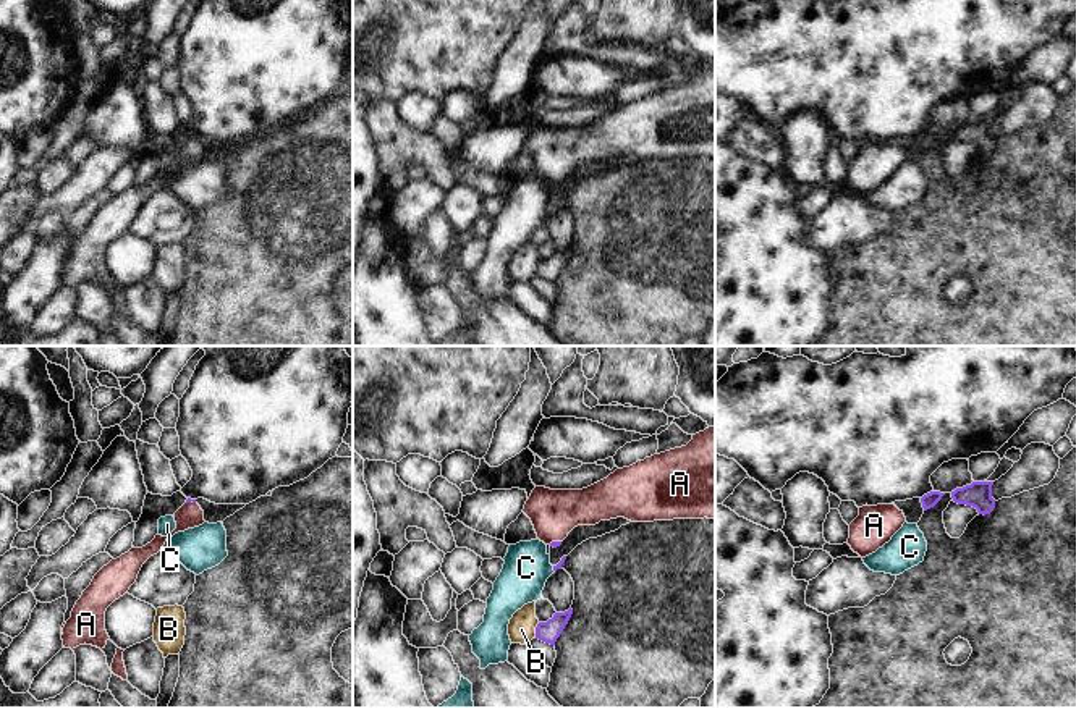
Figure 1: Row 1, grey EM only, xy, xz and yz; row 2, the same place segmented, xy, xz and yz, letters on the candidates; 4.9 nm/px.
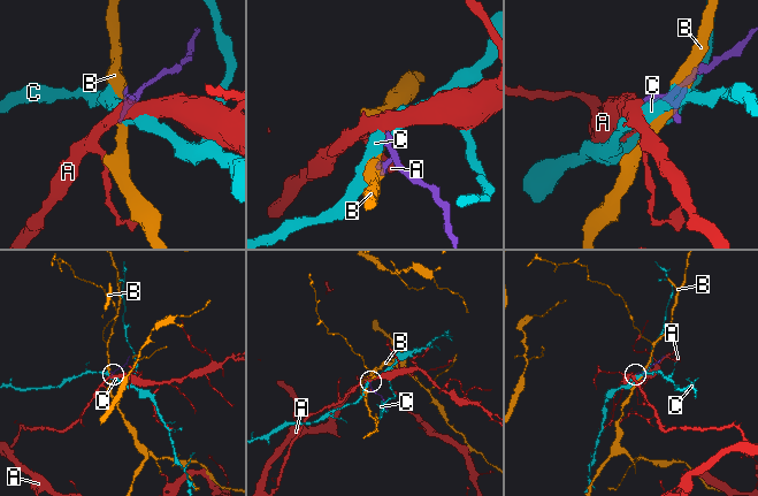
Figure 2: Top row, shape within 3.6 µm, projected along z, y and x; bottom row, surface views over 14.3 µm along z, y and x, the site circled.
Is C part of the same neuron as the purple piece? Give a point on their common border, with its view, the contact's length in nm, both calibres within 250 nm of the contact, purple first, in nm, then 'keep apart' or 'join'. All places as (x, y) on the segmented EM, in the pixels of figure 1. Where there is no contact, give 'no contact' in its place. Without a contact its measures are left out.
contact xz (554, 569); length 30 nm; calibres 30 and 220 nm; keep apart

